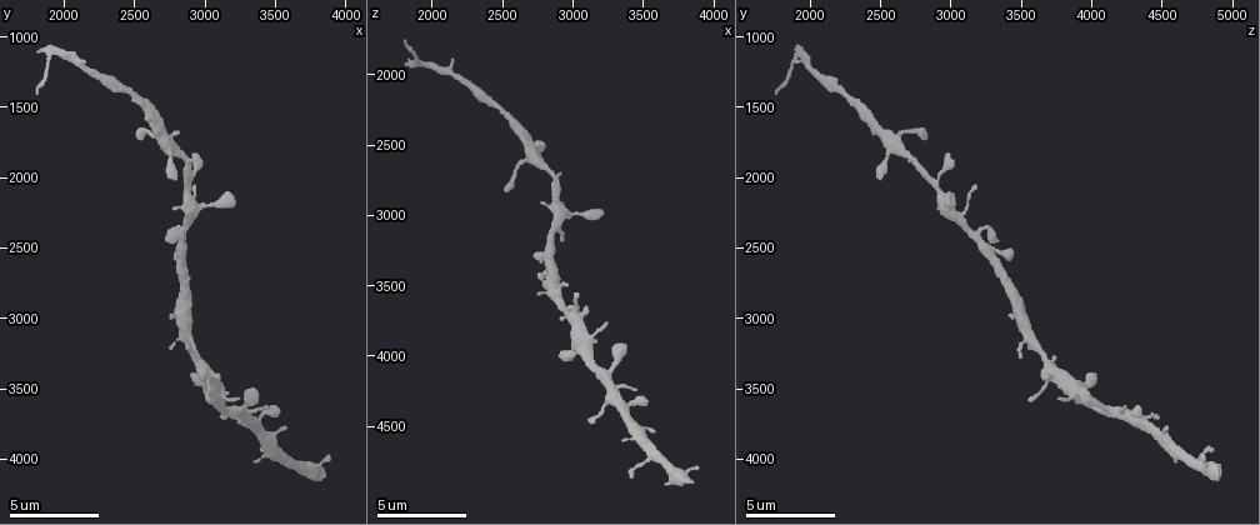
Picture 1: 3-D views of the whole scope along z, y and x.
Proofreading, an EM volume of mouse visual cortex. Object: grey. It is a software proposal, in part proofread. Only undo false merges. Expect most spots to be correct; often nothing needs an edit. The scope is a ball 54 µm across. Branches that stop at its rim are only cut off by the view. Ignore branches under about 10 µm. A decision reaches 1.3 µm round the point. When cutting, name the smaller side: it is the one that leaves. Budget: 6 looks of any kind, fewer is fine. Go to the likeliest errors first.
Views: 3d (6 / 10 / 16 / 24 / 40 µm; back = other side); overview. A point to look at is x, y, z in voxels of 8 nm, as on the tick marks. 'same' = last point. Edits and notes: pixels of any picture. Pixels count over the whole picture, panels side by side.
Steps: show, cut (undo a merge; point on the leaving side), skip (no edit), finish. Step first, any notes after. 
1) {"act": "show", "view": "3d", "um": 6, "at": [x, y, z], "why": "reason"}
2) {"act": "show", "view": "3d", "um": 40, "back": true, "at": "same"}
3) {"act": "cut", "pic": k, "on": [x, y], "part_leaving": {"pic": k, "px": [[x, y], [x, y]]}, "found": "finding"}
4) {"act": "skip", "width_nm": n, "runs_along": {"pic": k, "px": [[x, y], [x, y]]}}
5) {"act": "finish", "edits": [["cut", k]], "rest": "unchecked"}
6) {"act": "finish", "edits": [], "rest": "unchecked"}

{"act": "show", "view": "3d", "um": 16, "at": [2840, 2560, 3260]}

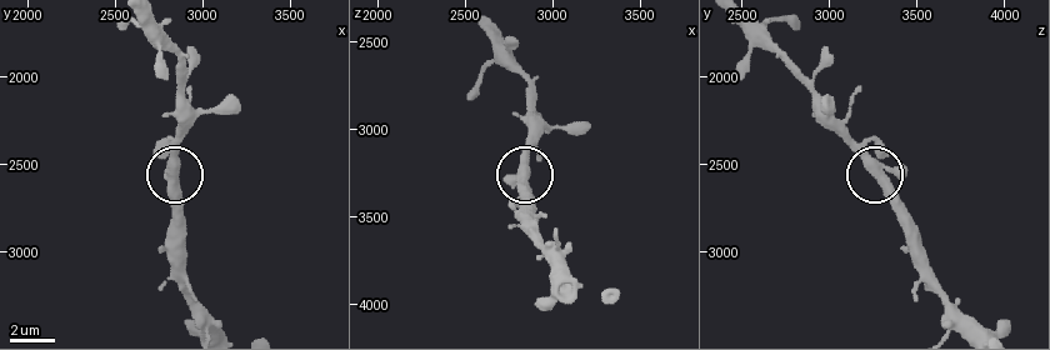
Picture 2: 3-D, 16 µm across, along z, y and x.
{"act": "skip", "runs_along": {"pic": 2, "px": [[878, 173], [825, 123]]}, "found": "one neuron here"}

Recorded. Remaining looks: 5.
{"act": "show", "view": "3d", "um": 16, "at": [3340, 3760, 4360], "why": "four-way junction"}

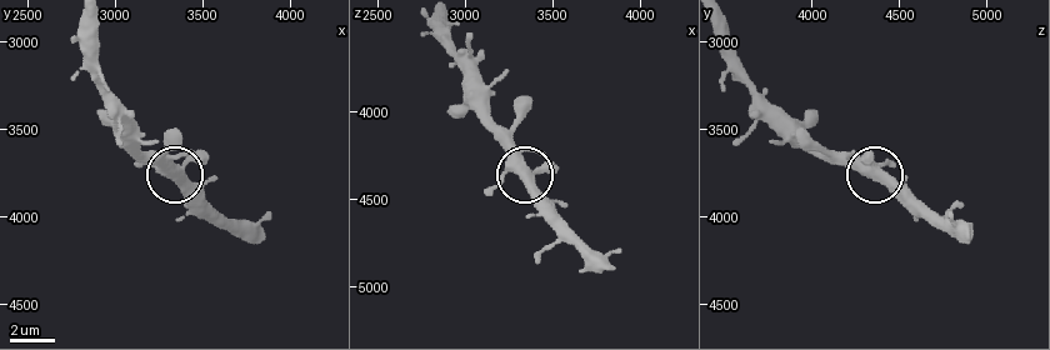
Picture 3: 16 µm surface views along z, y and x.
{"act": "skip", "found": "one neuron here"}

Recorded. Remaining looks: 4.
{"act": "show", "view": "3d", "um": 6, "at": [2860, 2060, 2900], "why": "three arms meet"}

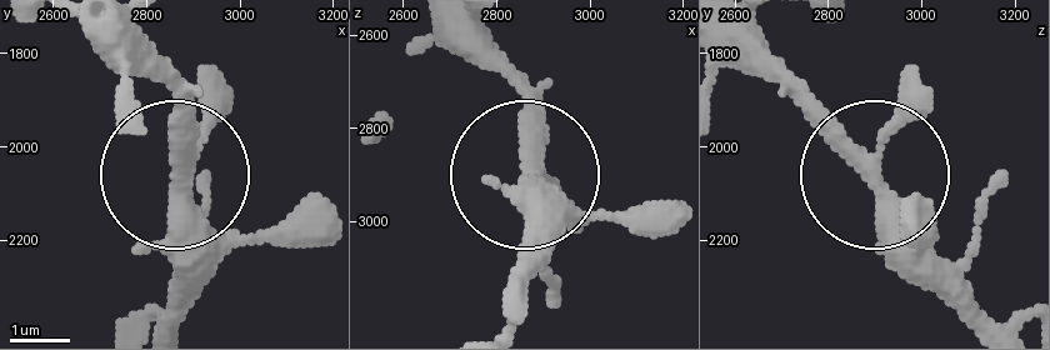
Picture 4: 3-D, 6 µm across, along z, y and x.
{"act": "skip", "arms": 3, "runs_along": {"pic": 4, "px": [[530, 295], [520, 76]]}, "found": "one neuron here"}

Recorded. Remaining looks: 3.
{"act": "finish", "edits": [], "rest": "unchecked"}

